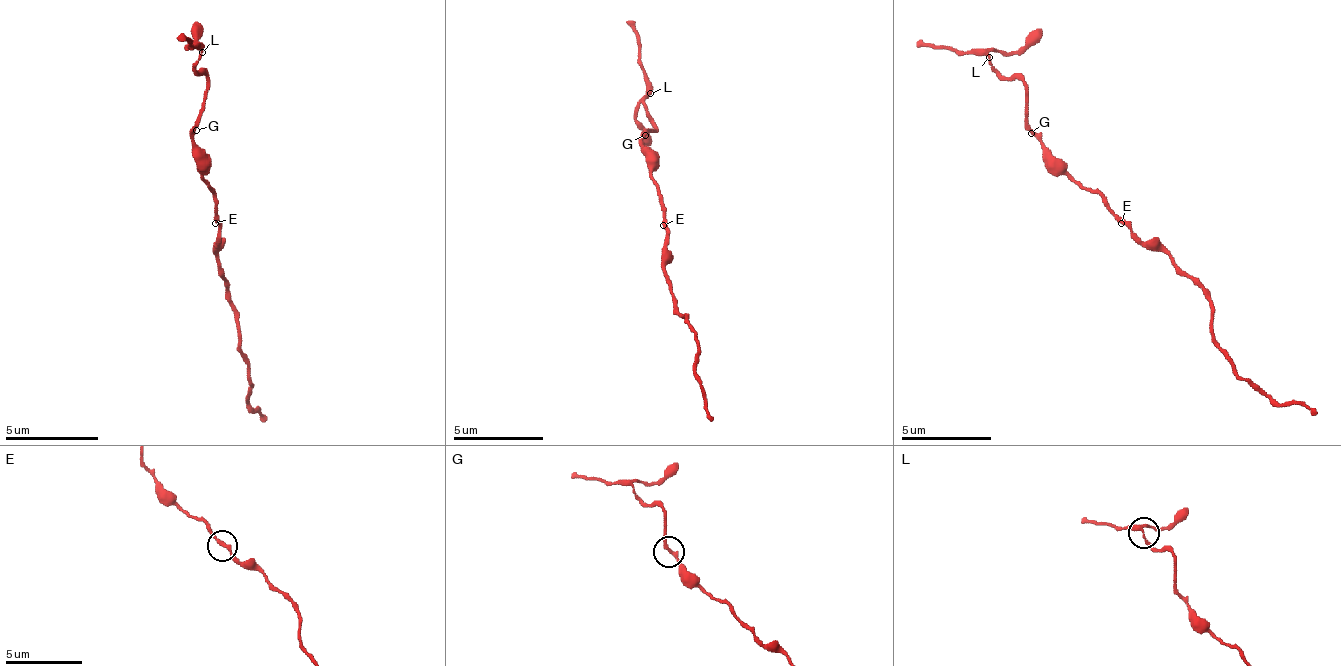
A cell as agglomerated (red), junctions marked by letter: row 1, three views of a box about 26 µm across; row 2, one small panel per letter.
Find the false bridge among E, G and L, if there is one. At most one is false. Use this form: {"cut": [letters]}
{"cut": []}

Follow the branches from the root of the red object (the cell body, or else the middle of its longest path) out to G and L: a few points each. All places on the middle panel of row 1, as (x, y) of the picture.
G: (667, 225), (663, 216), (663, 202), (658, 198), (658, 184), (649, 175), (649, 153), (640, 144), (645, 135)
L: (667, 225), (658, 184), (649, 175), (649, 157), (640, 148), (640, 139), (654, 130), (645, 108), (649, 95)

